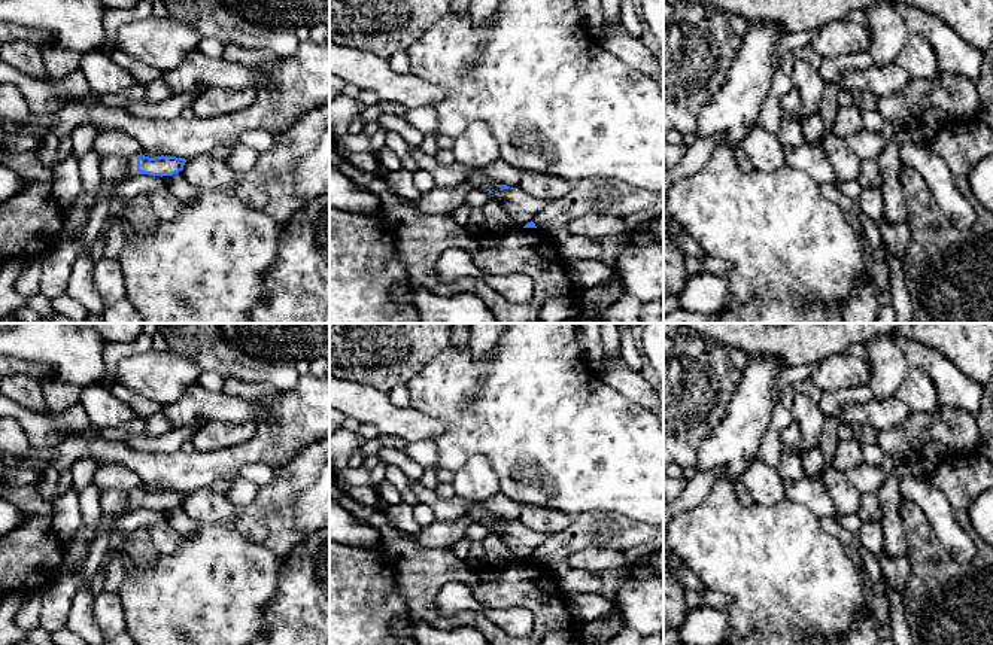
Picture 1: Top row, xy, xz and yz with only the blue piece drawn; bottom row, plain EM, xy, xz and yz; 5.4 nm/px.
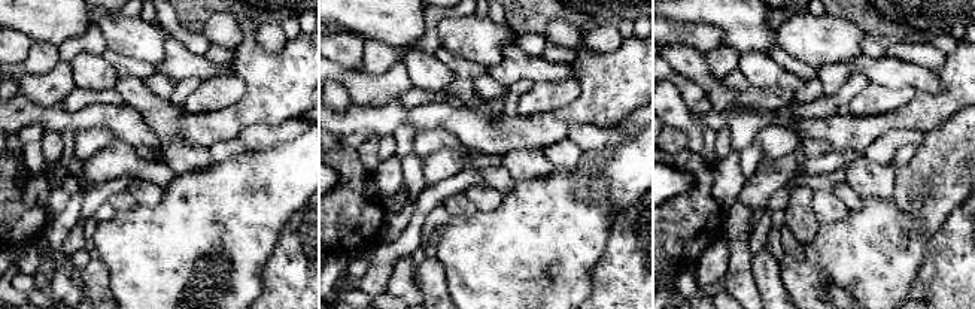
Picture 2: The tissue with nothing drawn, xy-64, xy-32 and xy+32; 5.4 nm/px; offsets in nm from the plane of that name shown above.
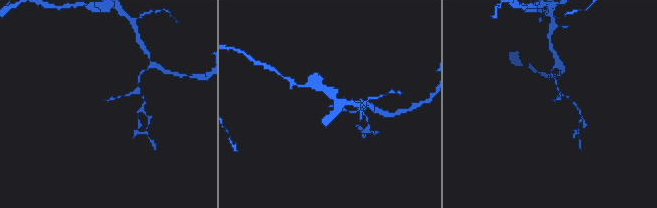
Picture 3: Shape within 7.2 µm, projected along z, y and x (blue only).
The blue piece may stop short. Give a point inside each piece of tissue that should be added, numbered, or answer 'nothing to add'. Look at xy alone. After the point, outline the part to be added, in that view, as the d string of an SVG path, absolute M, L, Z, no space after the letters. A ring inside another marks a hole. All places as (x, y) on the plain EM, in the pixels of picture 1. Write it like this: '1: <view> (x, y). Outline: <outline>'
1: xy (106, 523). Outline: M137 489L131 492L131 495L130 495L130 506L127 508L125 512L116 514L113 517L103 514L100 521L95 526L83 526L83 527L81 527L79 532L75 535L73 541L91 542L100 533L112 530L119 517L122 517L124 514L131 512L134 509L137 509Z

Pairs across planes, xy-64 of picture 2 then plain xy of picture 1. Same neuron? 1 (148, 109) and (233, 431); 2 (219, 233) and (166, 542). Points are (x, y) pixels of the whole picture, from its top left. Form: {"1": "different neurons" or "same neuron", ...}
{"1": "different neurons", "2": "different neurons"}

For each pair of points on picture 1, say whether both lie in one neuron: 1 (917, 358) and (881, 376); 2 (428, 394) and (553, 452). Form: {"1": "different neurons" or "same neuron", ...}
{"1": "different neurons", "2": "same neuron"}

